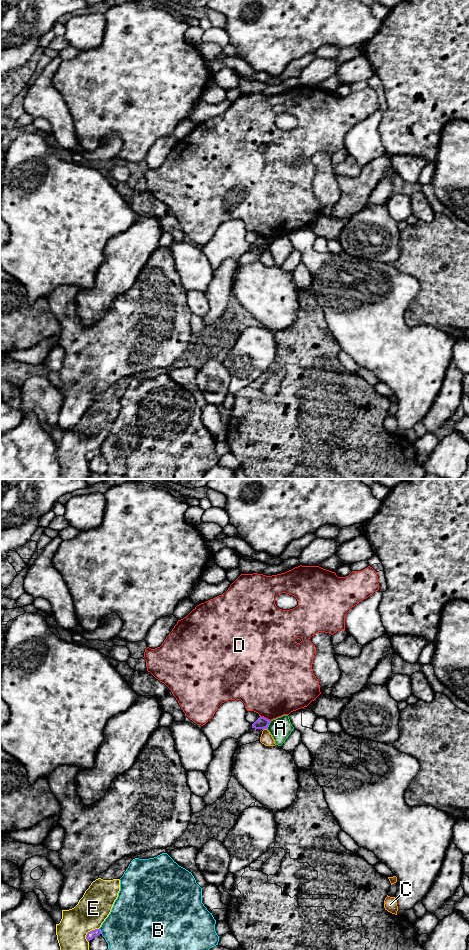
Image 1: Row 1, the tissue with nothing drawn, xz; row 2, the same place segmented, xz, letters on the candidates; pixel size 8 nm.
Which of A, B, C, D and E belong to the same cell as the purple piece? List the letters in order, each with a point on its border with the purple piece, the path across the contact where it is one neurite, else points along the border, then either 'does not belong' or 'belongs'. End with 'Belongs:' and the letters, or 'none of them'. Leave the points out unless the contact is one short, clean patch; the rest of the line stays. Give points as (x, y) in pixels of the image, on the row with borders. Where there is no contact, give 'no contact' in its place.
A: meets purple in xz at (268, 724); border along xz (270, 721), (266, 728); does not belong
B: meets purple in xz at (100, 931); does not belong
C: meets purple in xz at (264, 728); border along xz (266, 728), (263, 730); does not belong
D: meets purple in xz at (265, 718); does not belong
E: meets purple in xz at (88, 932); does not belong
Belongs: none of them

